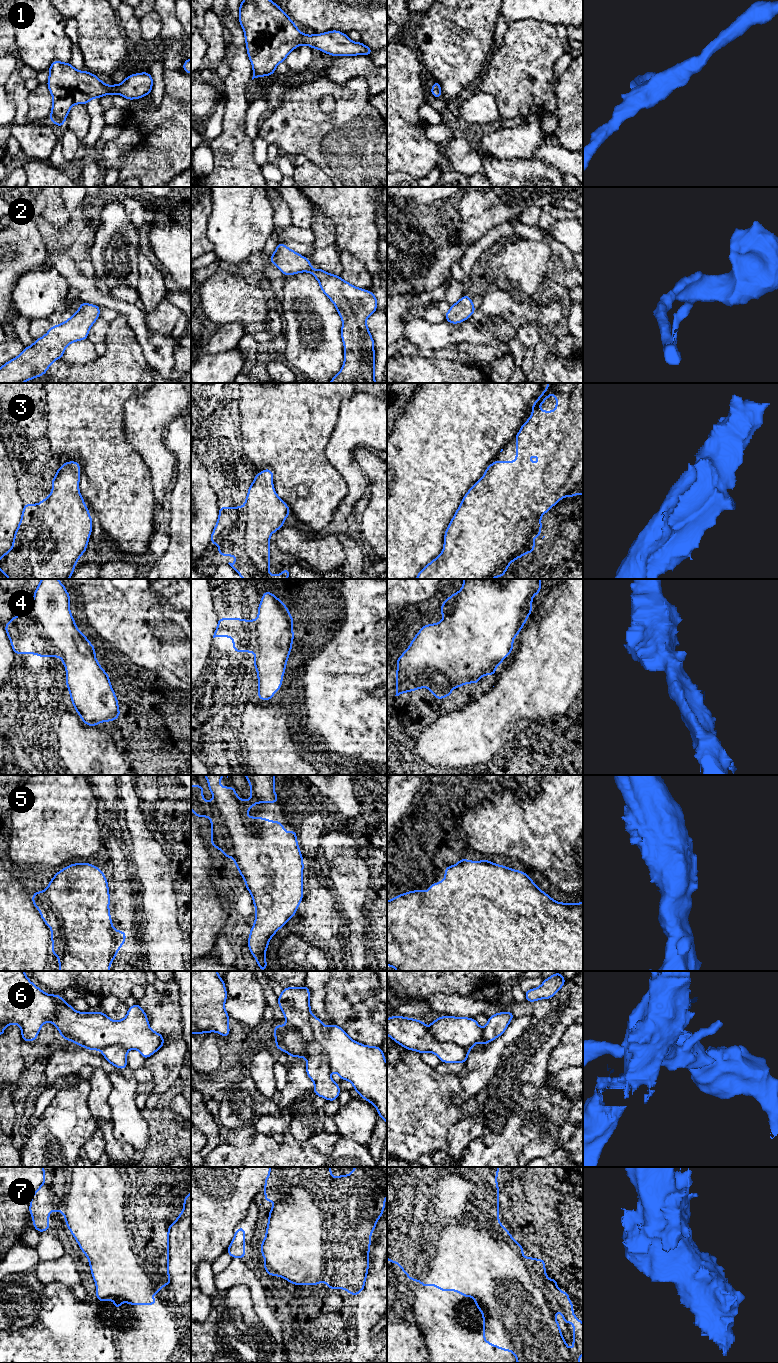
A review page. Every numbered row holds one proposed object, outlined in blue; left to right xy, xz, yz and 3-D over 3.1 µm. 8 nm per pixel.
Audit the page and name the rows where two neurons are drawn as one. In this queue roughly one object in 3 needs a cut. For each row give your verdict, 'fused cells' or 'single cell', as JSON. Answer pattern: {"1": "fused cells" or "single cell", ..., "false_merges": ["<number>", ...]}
{"1": "single cell", "2": "single cell", "3": "single cell", "4": "single cell", "5": "single cell", "6": "fused cells", "7": "single cell", "false_merges": ["6"]}

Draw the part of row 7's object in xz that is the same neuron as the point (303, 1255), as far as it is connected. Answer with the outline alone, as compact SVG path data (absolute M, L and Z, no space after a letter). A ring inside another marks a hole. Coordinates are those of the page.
M269 1167L269 1175L265 1177L264 1193L265 1193L265 1198L264 1198L265 1201L276 1202L276 1204L272 1206L269 1212L266 1235L263 1242L261 1243L261 1253L265 1260L264 1270L270 1276L280 1276L281 1278L286 1279L287 1281L293 1283L294 1285L318 1285L320 1282L325 1281L327 1284L327 1288L329 1289L346 1289L350 1295L359 1295L365 1287L365 1279L368 1274L368 1267L370 1262L369 1249L372 1246L370 1244L370 1241L372 1239L370 1233L376 1229L376 1222L379 1218L382 1217L383 1210L385 1208L385 1198L387 1197L387 1167L355 1167L350 1175L340 1175L338 1177L331 1176L331 1167Z

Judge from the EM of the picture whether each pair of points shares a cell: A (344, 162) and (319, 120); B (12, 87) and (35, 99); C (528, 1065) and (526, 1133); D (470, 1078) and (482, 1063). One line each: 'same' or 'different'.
A: same
B: different
C: different
D: same

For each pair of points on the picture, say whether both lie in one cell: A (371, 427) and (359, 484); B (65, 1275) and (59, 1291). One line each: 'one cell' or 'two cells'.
A: one cell
B: two cells

